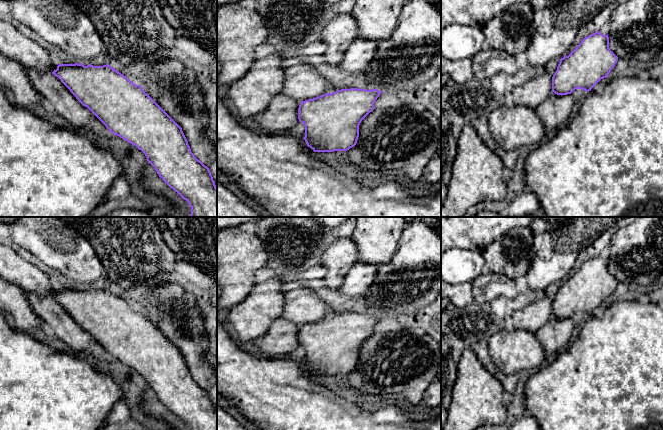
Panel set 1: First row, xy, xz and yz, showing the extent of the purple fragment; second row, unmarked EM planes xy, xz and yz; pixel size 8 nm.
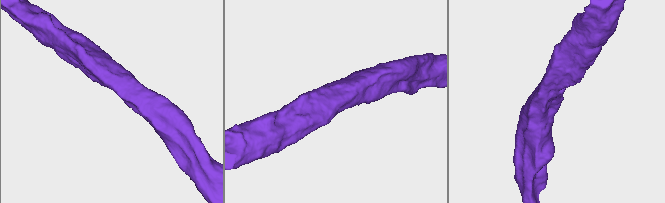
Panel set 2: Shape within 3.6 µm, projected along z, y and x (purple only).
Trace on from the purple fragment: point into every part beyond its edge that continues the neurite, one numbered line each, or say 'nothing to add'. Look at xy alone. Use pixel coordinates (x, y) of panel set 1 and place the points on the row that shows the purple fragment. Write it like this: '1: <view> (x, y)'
nothing to add

